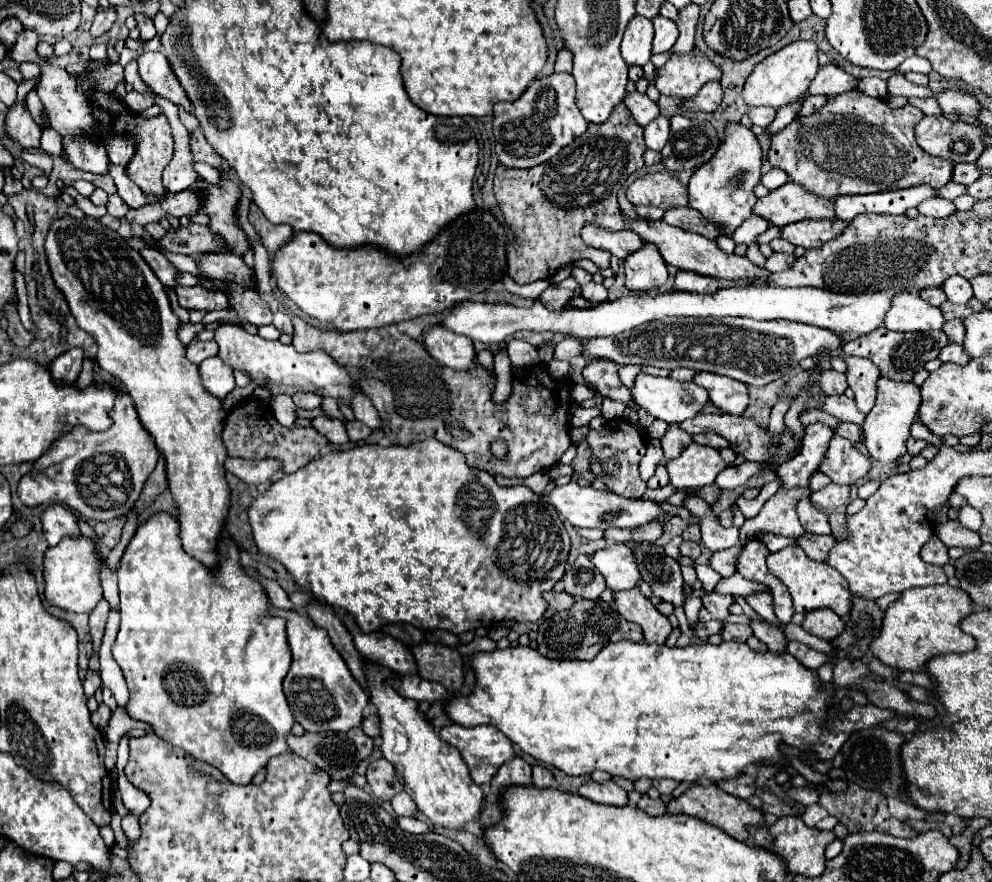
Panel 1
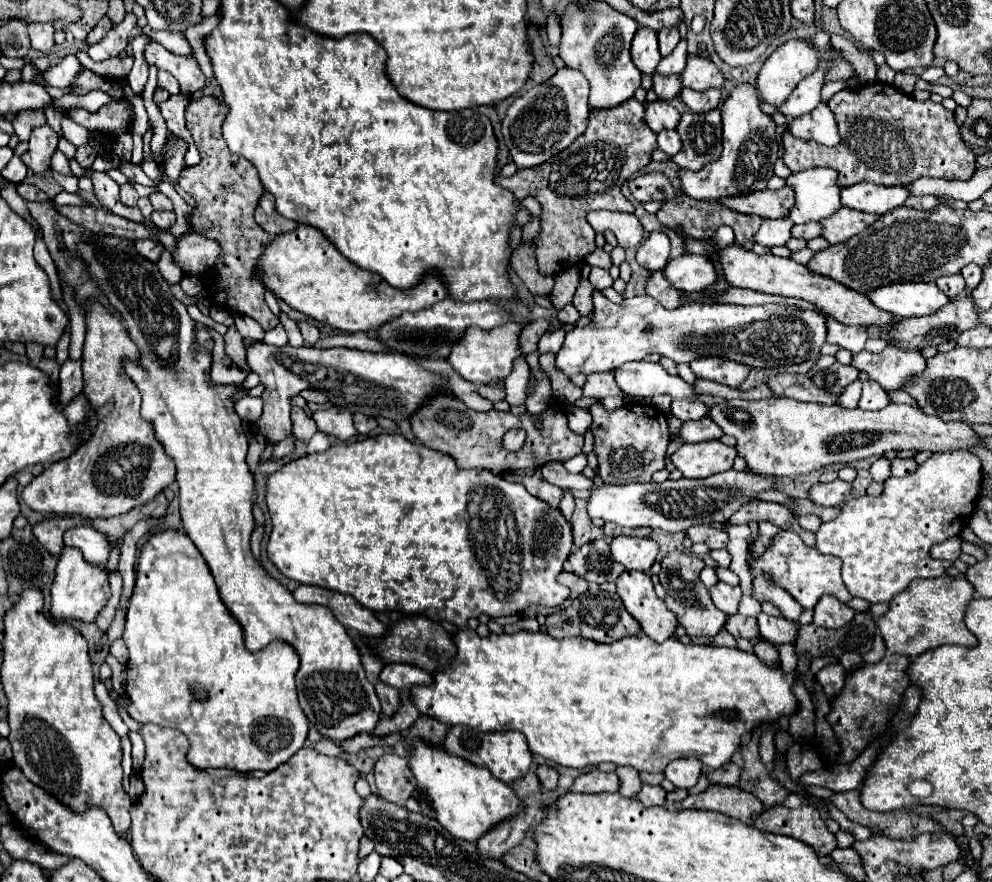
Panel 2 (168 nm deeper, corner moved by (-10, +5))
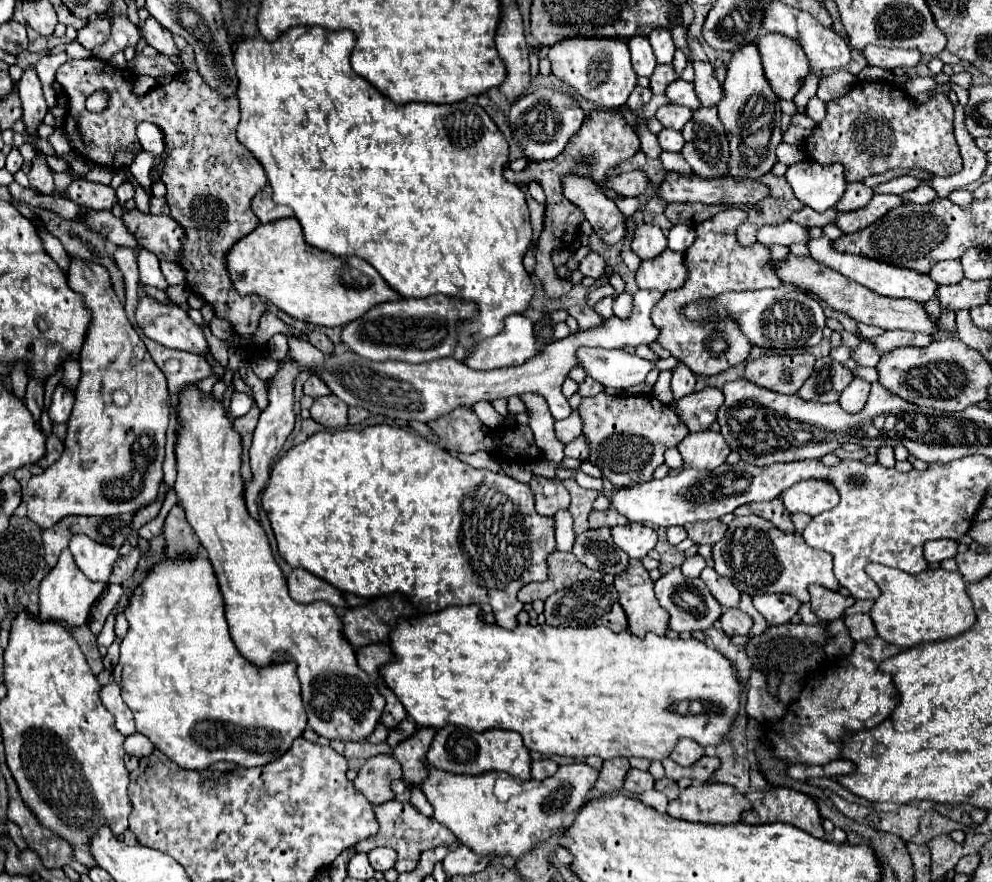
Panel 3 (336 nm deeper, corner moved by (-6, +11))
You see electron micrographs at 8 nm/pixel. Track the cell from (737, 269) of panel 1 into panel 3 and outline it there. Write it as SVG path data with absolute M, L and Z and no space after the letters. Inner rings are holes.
M788 254L784 260L772 260L770 266L774 268L774 272L776 272L776 276L780 278L782 284L796 286L798 290L802 290L806 294L818 296L820 302L826 302L830 308L848 314L856 322L874 324L874 326L880 326L884 330L900 328L900 330L938 334L938 324L934 324L928 318L928 314L926 314L922 304L906 302L906 300L894 300L894 298L880 298L878 294L870 294L870 290L866 290L864 286L858 286L856 282L850 282L850 278L844 278L834 268L828 268L822 262L816 262L810 256L802 258L802 256Z

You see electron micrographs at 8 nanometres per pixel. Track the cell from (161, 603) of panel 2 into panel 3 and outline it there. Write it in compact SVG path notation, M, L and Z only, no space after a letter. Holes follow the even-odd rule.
M176 556L176 558L164 558L162 562L154 564L144 580L138 584L138 588L134 590L130 604L124 610L126 620L130 624L128 634L124 636L122 644L120 644L120 656L118 664L114 667L112 673L114 681L120 686L122 698L128 704L128 708L134 714L136 720L136 730L142 732L144 736L148 736L152 740L152 744L162 750L168 758L172 758L178 766L186 768L186 770L204 770L208 768L212 762L218 760L228 760L228 762L236 762L240 766L252 768L252 766L262 766L268 764L272 760L276 760L278 756L282 756L294 742L294 738L298 738L304 728L306 728L306 712L302 706L302 698L300 698L300 686L298 686L298 676L296 676L296 666L294 662L280 662L280 664L268 664L268 666L256 666L252 662L248 662L234 646L230 634L228 634L228 624L226 624L226 616L224 616L224 602L222 602L222 594L214 576L214 568L210 564L210 560L206 556Z

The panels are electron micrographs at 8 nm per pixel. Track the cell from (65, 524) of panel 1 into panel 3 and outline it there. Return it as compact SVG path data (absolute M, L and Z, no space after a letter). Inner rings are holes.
M72 534L68 544L78 568L94 582L108 582L114 560L118 558L118 550L112 546L100 544L86 534Z

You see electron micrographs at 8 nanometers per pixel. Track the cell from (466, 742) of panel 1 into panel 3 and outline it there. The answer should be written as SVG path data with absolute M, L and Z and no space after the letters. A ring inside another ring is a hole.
M444 726L436 732L434 742L428 750L428 762L436 768L458 772L458 774L480 774L480 772L506 772L518 780L530 780L530 752L518 732L510 730L484 730L474 732L462 726Z

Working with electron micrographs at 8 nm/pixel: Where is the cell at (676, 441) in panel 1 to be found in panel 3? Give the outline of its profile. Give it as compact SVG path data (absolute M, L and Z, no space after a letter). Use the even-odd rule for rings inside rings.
M678 364L674 370L672 370L672 396L674 400L680 400L688 394L694 392L694 384L696 384L696 376L694 372L684 366L684 364Z

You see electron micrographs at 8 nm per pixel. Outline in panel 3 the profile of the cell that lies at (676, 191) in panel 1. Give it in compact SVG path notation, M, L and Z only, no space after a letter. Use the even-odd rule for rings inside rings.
M640 170L626 172L626 174L620 174L614 178L606 178L606 186L616 190L622 196L640 196L646 192L648 184L650 184L648 174L644 174Z

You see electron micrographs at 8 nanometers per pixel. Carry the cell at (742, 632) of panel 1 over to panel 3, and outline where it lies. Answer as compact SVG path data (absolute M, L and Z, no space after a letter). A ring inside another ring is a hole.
M730 608L720 616L720 626L730 636L736 636L736 634L744 636L744 634L750 634L752 618L748 614L744 614L742 610L738 610L738 608Z

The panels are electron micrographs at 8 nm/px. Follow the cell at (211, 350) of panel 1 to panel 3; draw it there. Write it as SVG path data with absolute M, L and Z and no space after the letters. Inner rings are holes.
M142 296L138 300L136 320L150 340L198 356L210 354L204 330L178 306L164 306L150 296Z

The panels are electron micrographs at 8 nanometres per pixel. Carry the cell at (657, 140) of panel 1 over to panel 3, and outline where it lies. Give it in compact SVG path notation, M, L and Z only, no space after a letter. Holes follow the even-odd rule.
M664 128L658 134L658 142L660 142L660 146L662 146L664 152L680 152L682 146L684 146L682 134L676 132L676 130L670 130L670 128Z

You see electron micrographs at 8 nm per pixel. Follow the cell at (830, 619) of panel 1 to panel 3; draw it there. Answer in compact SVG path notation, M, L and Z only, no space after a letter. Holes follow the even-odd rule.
M810 586L810 604L812 612L822 620L822 622L832 622L844 616L844 610L854 604L852 596L842 596L840 592L826 590L822 586Z

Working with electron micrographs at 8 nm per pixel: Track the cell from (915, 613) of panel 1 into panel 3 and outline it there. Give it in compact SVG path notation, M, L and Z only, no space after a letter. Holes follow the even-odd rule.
M870 564L868 576L882 590L882 596L870 610L870 618L874 620L878 636L890 644L912 648L924 642L948 640L966 632L976 620L972 600L966 594L964 578L958 572L946 572L940 568L908 574L882 564Z

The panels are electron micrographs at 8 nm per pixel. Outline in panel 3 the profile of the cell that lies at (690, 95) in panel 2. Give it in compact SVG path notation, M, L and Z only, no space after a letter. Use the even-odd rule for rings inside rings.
M682 78L674 80L668 88L666 88L666 96L670 98L672 104L678 104L678 106L686 106L690 110L696 110L700 104L698 96L696 96L696 90L692 86L692 82L686 82Z

